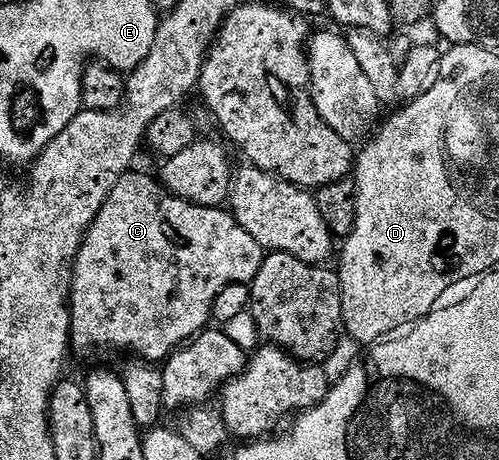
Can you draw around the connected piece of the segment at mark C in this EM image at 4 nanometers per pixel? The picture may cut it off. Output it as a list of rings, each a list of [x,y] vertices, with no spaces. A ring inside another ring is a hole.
[[[128,172],[123,175],[121,180],[117,180],[113,192],[109,192],[101,212],[95,218],[92,226],[88,228],[80,246],[80,252],[74,264],[74,283],[70,298],[71,345],[76,351],[79,349],[83,354],[107,354],[110,350],[132,350],[135,353],[132,355],[138,356],[148,363],[159,364],[170,358],[180,346],[208,329],[213,318],[213,304],[228,284],[238,282],[250,284],[254,280],[263,263],[265,251],[261,244],[257,244],[257,240],[253,240],[253,236],[249,236],[249,232],[245,232],[245,228],[241,228],[235,215],[226,209],[198,206],[192,202],[186,202],[184,198],[178,198],[176,194],[171,193],[158,177],[150,178],[147,174],[135,173]]]

